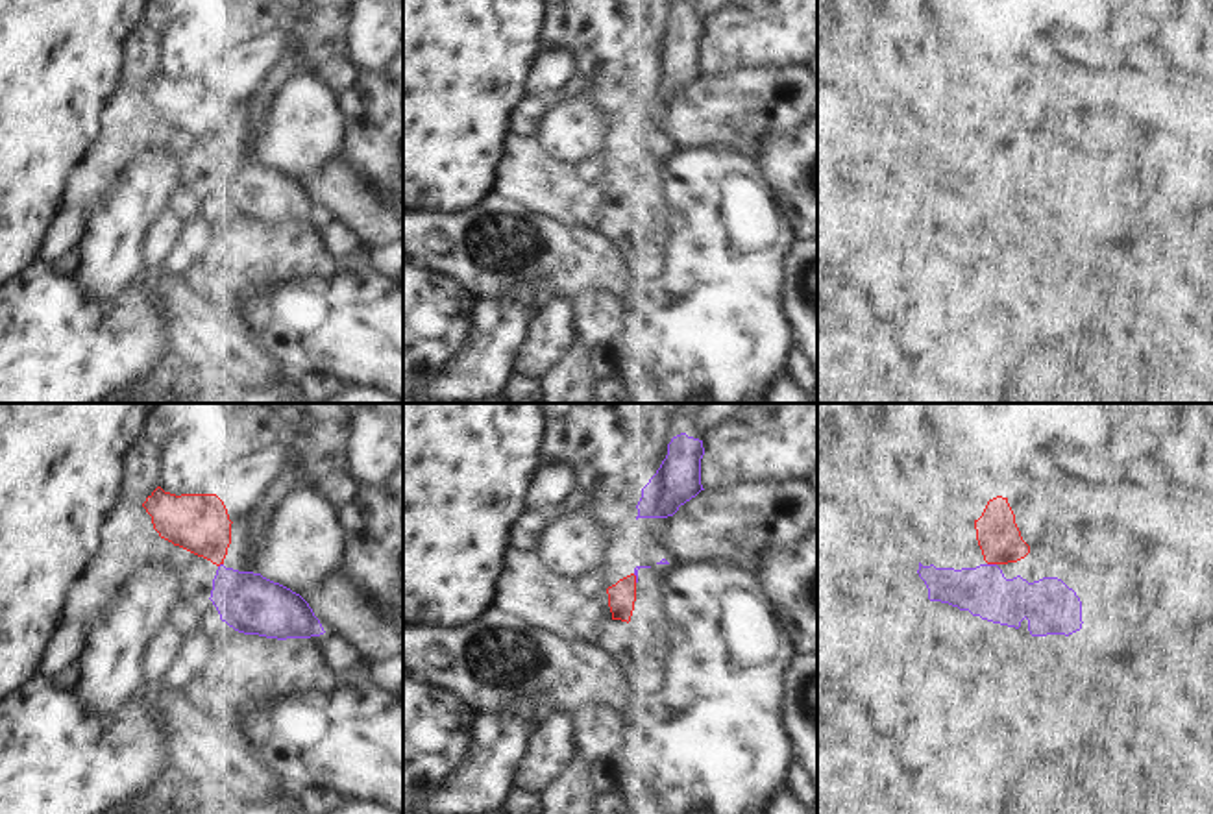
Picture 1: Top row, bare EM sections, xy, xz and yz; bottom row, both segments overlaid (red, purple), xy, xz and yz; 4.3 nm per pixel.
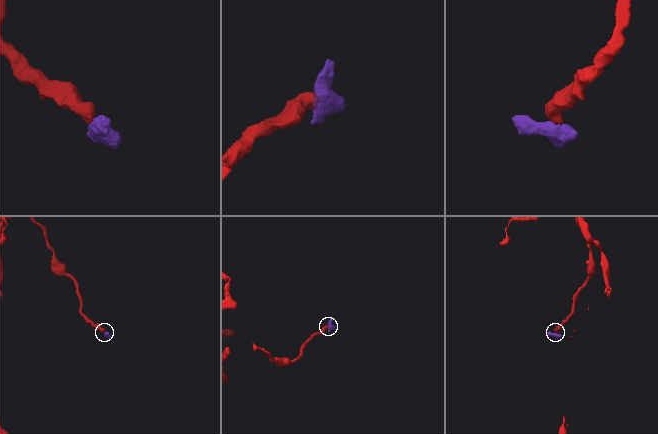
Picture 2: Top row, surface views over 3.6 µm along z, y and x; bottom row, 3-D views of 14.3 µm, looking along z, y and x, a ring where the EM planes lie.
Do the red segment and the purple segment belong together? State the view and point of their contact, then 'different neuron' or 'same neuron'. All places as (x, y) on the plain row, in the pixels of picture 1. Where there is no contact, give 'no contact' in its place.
contact yz (992, 148); different neuron

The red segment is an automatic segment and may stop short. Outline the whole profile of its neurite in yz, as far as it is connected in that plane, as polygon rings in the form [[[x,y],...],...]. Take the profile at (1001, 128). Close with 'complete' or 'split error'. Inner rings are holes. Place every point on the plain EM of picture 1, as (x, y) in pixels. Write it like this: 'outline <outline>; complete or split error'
outline [[[997,81],[987,87],[982,102],[974,105],[971,115],[962,115],[952,130],[943,133],[934,144],[936,154],[976,154],[984,146],[987,150],[1008,150],[1024,144],[1030,139],[1030,131],[1023,126],[1015,109],[1015,100],[1008,89],[1008,83]]]; split error

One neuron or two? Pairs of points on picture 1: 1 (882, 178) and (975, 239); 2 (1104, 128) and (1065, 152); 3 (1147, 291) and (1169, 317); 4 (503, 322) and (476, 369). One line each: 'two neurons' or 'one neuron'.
1: two neurons
2: one neuron
3: one neuron
4: one neuron

